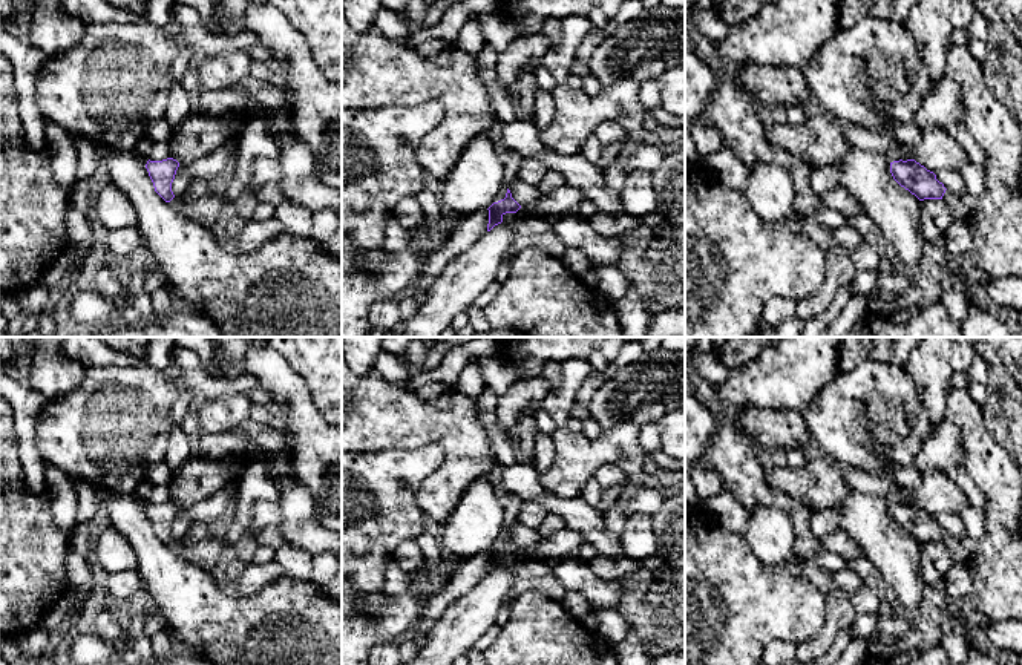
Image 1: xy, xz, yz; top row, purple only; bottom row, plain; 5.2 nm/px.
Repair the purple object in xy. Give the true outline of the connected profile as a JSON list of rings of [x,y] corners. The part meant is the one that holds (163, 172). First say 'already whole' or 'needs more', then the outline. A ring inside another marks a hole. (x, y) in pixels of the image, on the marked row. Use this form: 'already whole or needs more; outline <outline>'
already whole; outline [[[173,158],[162,161],[147,161],[146,169],[153,182],[155,192],[165,201],[170,202],[175,195],[172,192],[172,182],[175,179],[179,162]]]

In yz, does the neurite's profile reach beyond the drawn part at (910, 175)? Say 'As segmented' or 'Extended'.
As segmented

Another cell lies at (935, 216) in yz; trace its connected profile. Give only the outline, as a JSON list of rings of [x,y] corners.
[[[942,199],[919,201],[919,225],[927,245],[936,245],[956,219],[953,208]]]

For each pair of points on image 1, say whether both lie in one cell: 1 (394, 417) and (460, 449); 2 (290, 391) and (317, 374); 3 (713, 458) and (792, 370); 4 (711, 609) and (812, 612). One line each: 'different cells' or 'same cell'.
1: same cell
2: different cells
3: same cell
4: same cell

